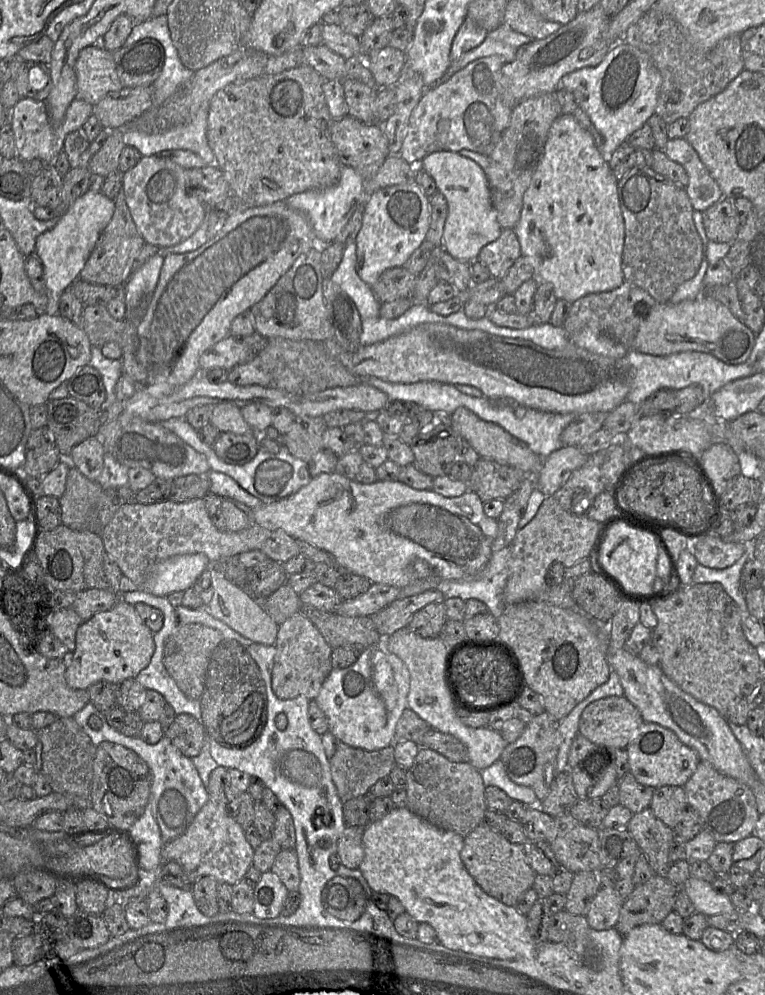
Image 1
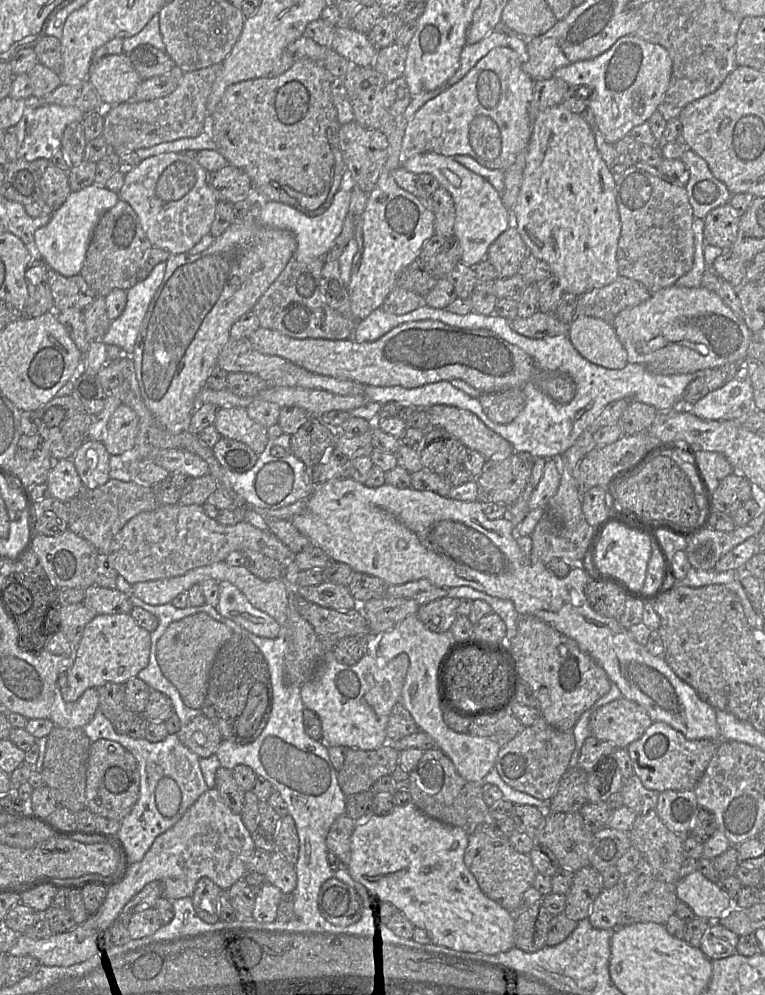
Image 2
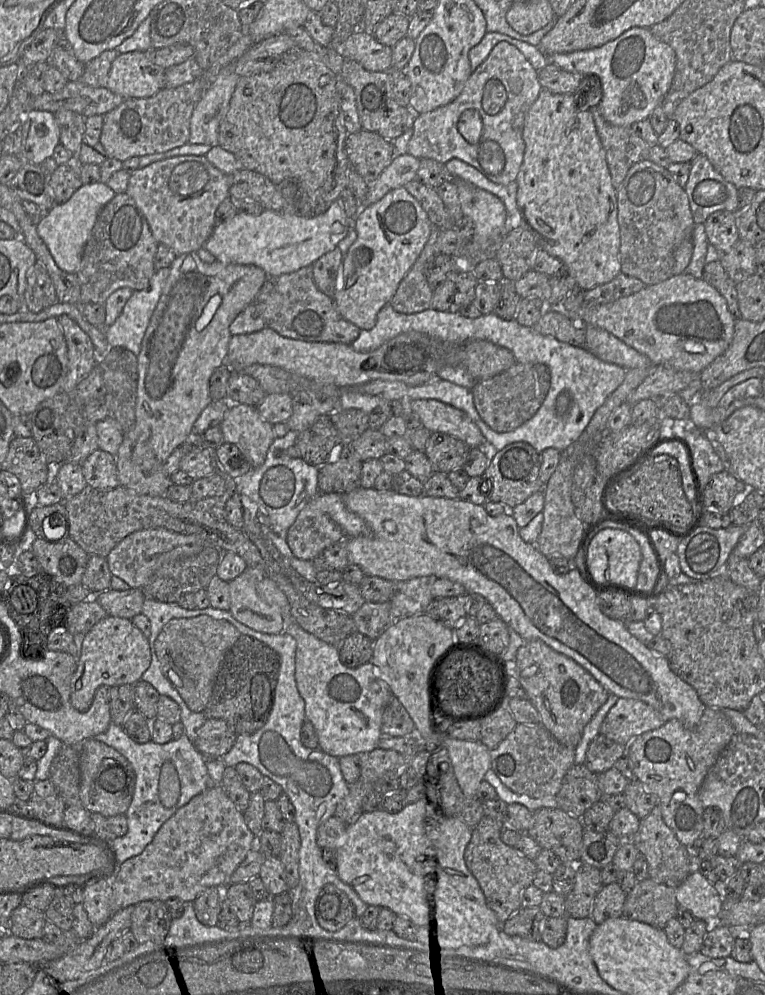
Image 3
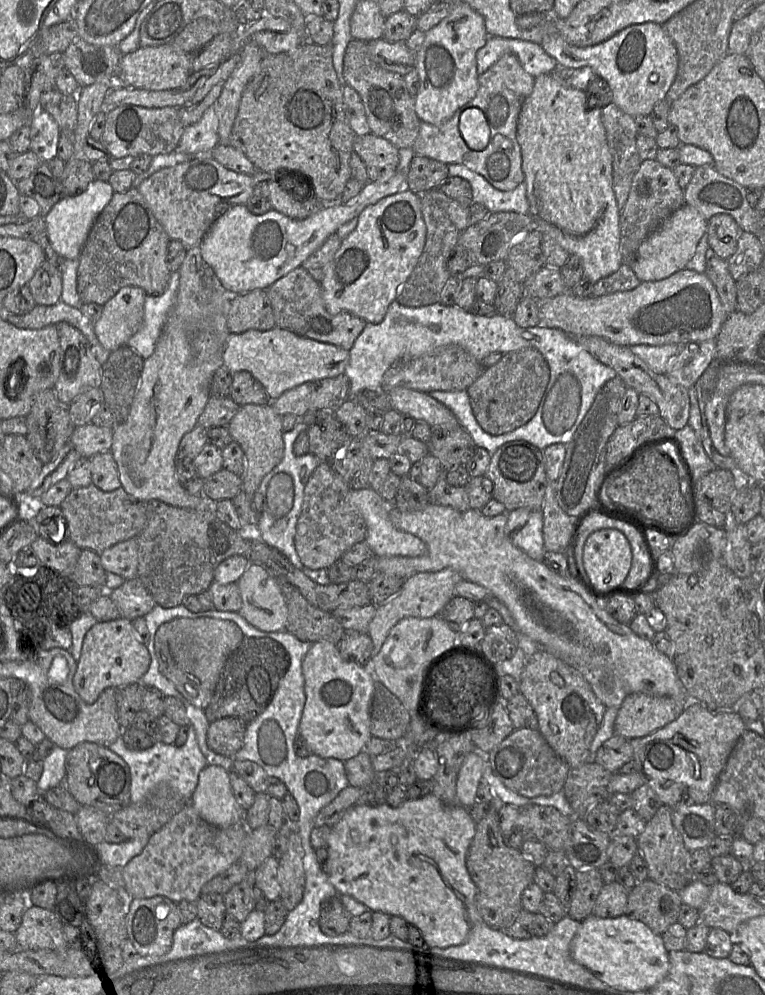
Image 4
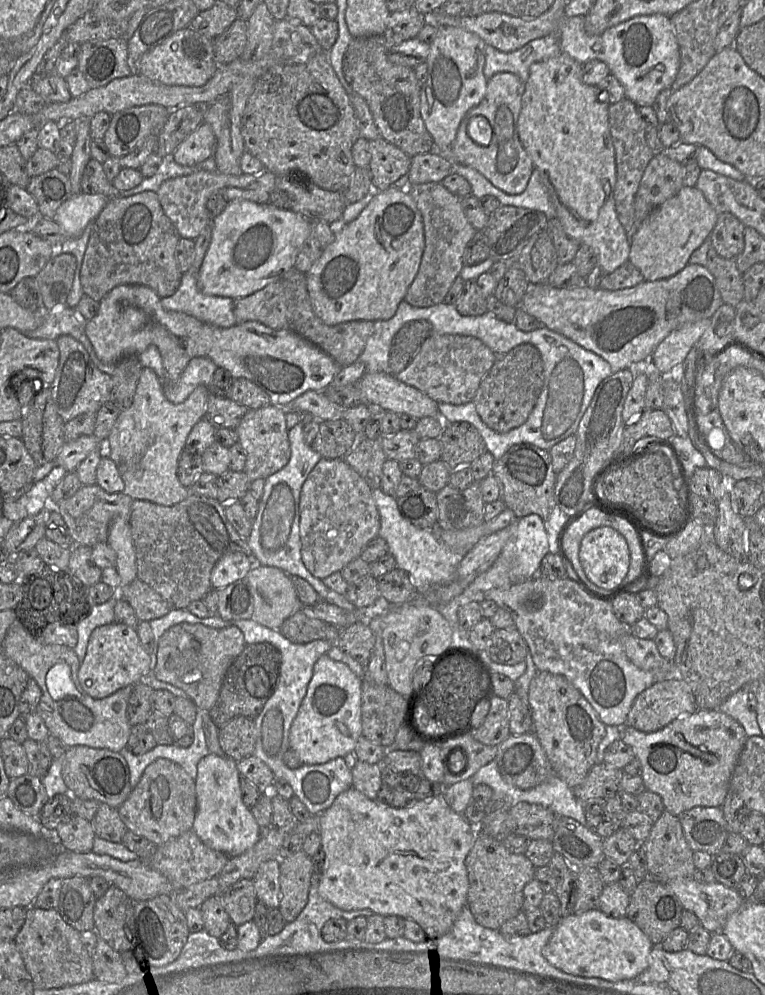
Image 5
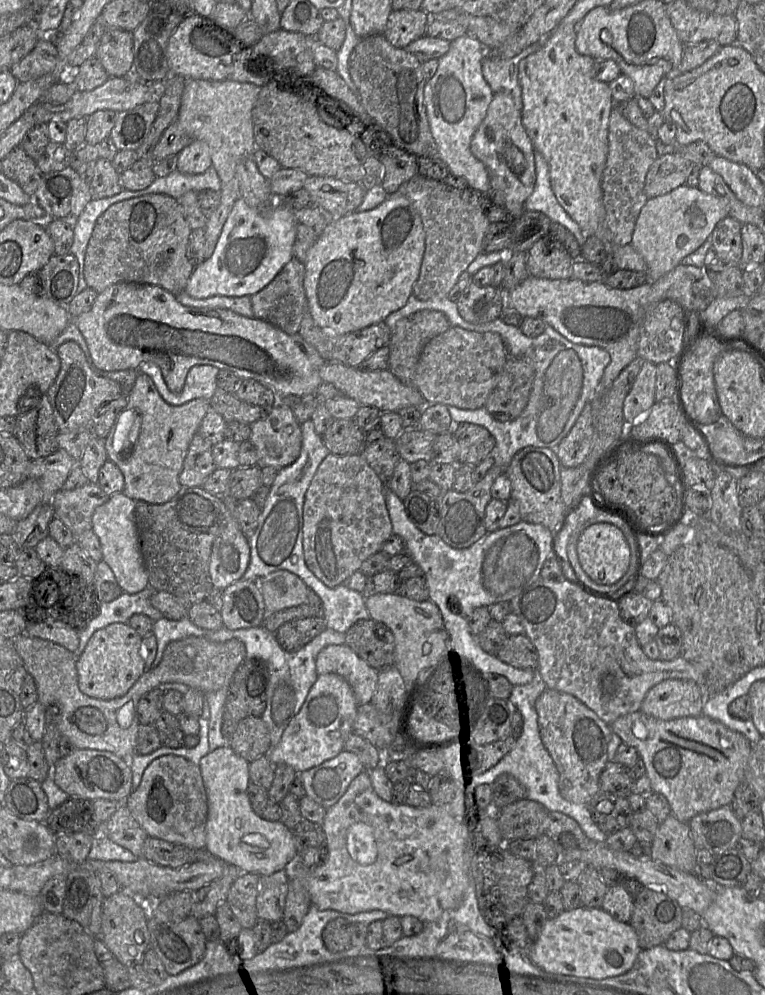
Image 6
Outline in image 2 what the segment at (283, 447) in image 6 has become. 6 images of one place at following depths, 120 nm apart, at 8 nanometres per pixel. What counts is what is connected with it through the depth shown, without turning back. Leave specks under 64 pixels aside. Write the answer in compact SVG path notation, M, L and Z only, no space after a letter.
M243 407L219 408L213 425L222 437L243 442L258 455L269 440L267 428L251 419Z

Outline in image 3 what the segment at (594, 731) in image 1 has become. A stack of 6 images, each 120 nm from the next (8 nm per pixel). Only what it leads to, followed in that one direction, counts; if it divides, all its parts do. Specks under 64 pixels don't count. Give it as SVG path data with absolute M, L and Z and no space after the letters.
M619 698L602 723L600 734L627 746L634 738L663 726L667 720L649 704Z

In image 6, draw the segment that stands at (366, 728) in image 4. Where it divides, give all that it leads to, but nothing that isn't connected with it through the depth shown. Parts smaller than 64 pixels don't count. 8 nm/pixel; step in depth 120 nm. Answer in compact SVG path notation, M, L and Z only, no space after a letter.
M334 673L322 674L310 689L300 711L283 732L277 746L266 756L274 764L286 764L297 773L309 770L336 757L353 731L357 702L348 682Z

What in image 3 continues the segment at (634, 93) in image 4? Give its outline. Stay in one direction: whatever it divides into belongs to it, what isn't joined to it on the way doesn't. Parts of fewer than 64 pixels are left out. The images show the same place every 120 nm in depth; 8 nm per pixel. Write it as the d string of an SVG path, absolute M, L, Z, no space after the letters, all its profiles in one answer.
M633 27L600 47L557 53L549 59L565 71L597 76L602 85L602 99L597 105L599 112L608 123L624 127L648 119L653 110L661 106L676 69L674 50L658 40L649 28L642 27Z

